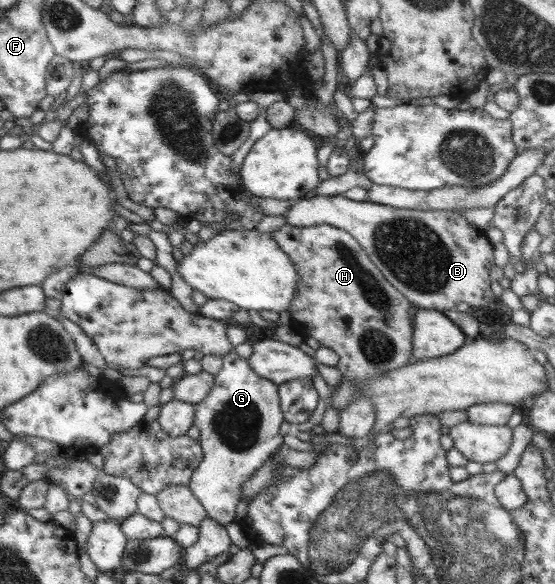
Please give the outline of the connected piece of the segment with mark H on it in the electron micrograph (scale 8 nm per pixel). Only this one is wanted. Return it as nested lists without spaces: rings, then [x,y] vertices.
[[[284,224],[281,228],[272,232],[273,239],[277,242],[277,245],[286,253],[287,257],[291,259],[291,263],[293,263],[293,267],[298,271],[298,276],[300,277],[300,281],[298,281],[298,289],[296,289],[296,296],[293,299],[292,304],[288,311],[290,312],[291,324],[293,325],[294,330],[307,339],[309,337],[313,337],[313,339],[317,340],[317,343],[320,343],[323,347],[329,347],[329,349],[333,349],[335,353],[339,356],[338,364],[336,365],[337,369],[341,371],[345,380],[349,380],[350,384],[354,387],[356,391],[356,397],[352,399],[352,402],[340,412],[339,415],[339,428],[338,434],[348,437],[365,437],[365,435],[369,435],[369,431],[373,429],[373,424],[375,423],[375,408],[370,400],[370,395],[366,393],[366,389],[362,389],[362,387],[371,379],[376,378],[379,374],[386,374],[389,370],[399,369],[401,366],[409,365],[412,363],[412,355],[413,355],[413,346],[412,346],[412,337],[413,337],[413,320],[412,314],[409,309],[411,309],[412,303],[409,303],[405,297],[401,297],[401,293],[397,293],[397,289],[393,289],[387,281],[385,281],[385,277],[379,273],[375,264],[369,260],[369,256],[367,256],[366,251],[357,243],[357,240],[347,232],[341,231],[337,227],[333,227],[332,225],[314,225],[309,227],[297,227],[289,224]]]

